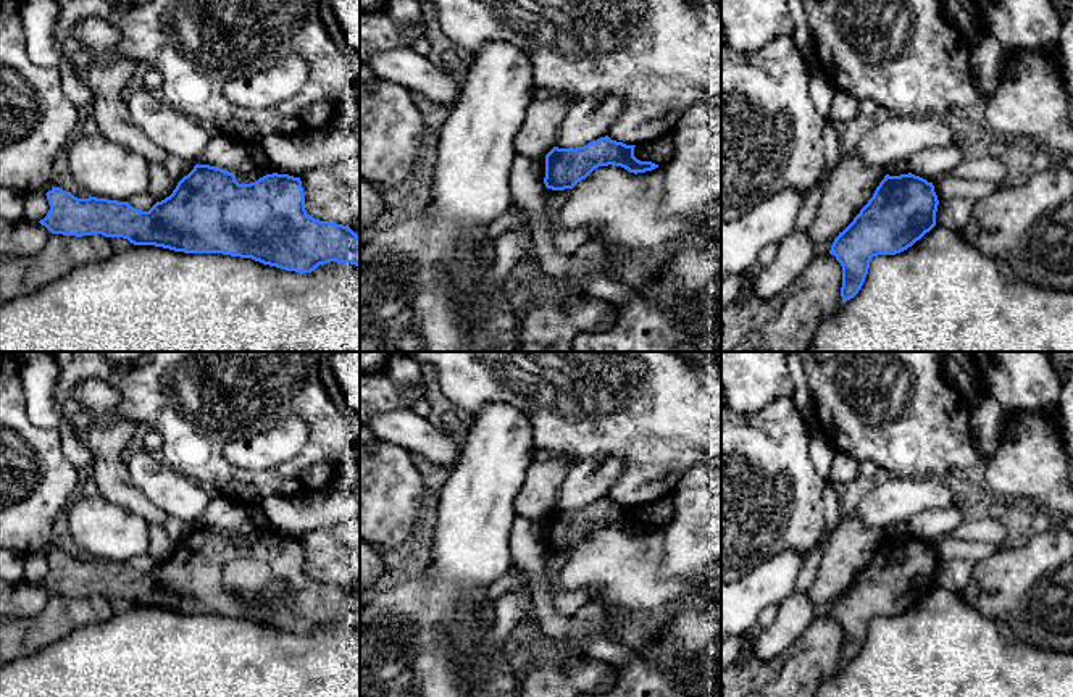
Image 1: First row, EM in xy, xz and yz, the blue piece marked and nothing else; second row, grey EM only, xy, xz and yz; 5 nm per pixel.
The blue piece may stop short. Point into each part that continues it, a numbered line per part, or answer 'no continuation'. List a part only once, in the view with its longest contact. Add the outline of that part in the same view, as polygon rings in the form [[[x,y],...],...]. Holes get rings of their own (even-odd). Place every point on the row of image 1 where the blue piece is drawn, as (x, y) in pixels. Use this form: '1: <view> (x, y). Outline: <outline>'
no continuation

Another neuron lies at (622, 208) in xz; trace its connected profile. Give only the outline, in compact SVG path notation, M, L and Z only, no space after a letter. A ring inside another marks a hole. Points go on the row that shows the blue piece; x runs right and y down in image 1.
M599 166L571 189L555 219L565 229L591 231L592 245L652 248L694 227L683 216L660 215L663 190L663 166L637 174Z

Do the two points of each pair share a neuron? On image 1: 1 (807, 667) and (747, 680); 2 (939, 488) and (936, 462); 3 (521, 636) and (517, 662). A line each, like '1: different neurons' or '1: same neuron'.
1: same neuron
2: different neurons
3: same neuron

